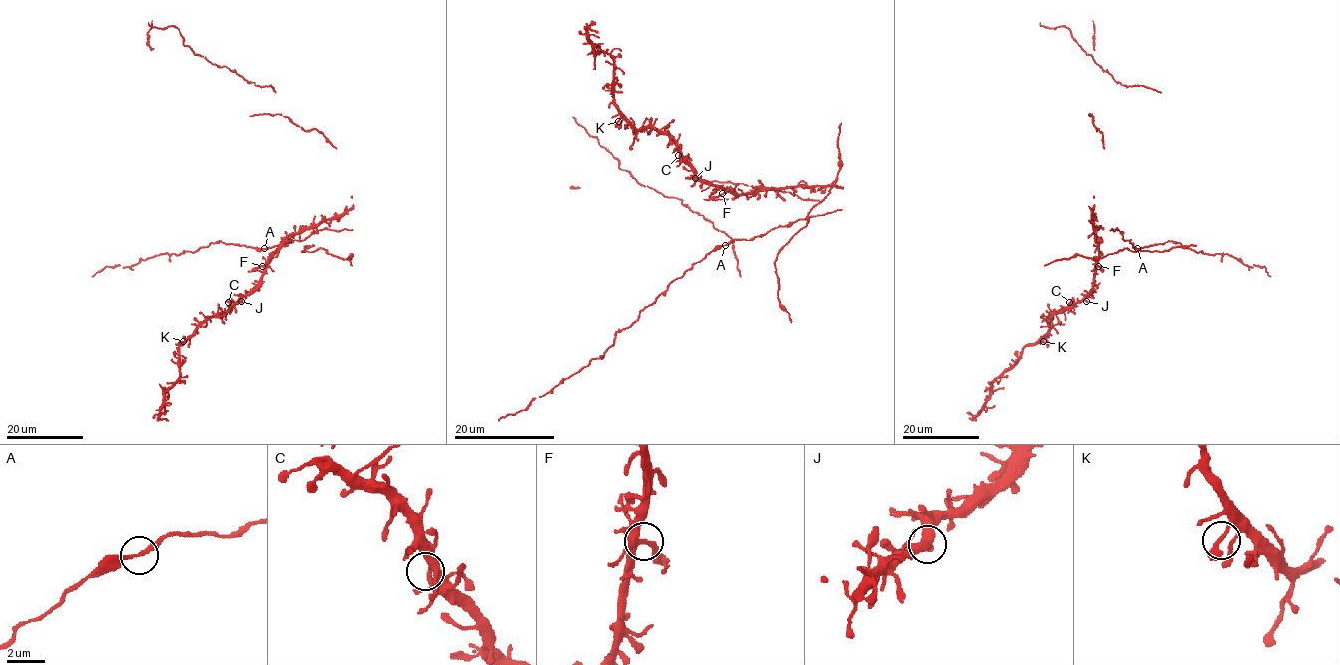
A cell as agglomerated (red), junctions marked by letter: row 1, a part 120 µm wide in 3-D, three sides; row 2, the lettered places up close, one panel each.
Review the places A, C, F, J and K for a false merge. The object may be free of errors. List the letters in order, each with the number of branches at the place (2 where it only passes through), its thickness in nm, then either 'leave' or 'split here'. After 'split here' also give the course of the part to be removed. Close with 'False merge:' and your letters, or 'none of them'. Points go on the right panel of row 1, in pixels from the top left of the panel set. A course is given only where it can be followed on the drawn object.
A: 2 branches meet; 260 nm thick; leave
C: 2 branches meet; 240 nm thick; leave
F: 2 branches meet; 240 nm thick; split here
J: 2 branches meet; 240 nm thick; leave
K: 2 branches meet; 280 nm thick; leave
False merge: F

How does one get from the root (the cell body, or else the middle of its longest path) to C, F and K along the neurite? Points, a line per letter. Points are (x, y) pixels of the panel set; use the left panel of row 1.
C: (349, 208), (294, 232), (273, 255), (262, 281), (235, 304), (228, 302)
F: (349, 208), (294, 232), (262, 266)
K: (349, 208), (294, 232), (273, 255), (262, 281), (254, 289), (228, 310), (207, 317), (183, 341)

